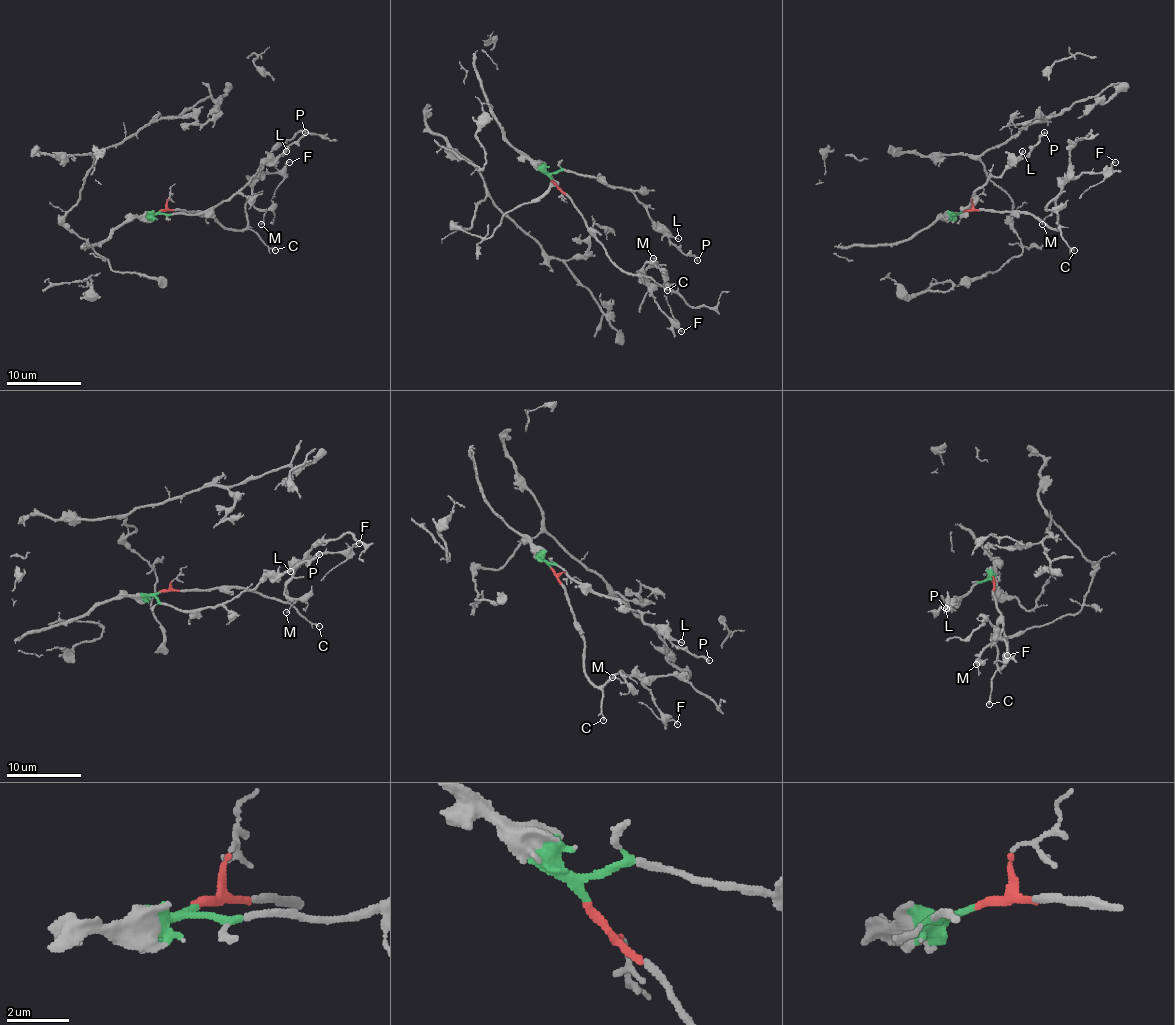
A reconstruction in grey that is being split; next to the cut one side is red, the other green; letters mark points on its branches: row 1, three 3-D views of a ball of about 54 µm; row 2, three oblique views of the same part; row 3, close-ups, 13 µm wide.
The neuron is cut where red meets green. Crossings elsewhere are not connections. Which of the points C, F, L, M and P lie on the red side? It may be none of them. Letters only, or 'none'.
C, F, M

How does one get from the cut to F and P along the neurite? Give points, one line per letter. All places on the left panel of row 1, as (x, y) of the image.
F: (159, 211), (206, 211), (228, 229), (243, 229), (251, 186), (266, 173), (277, 173), (290, 162)
P: (159, 211), (167, 214), (210, 212), (230, 199), (256, 177), (266, 164), (275, 160), (305, 132)

